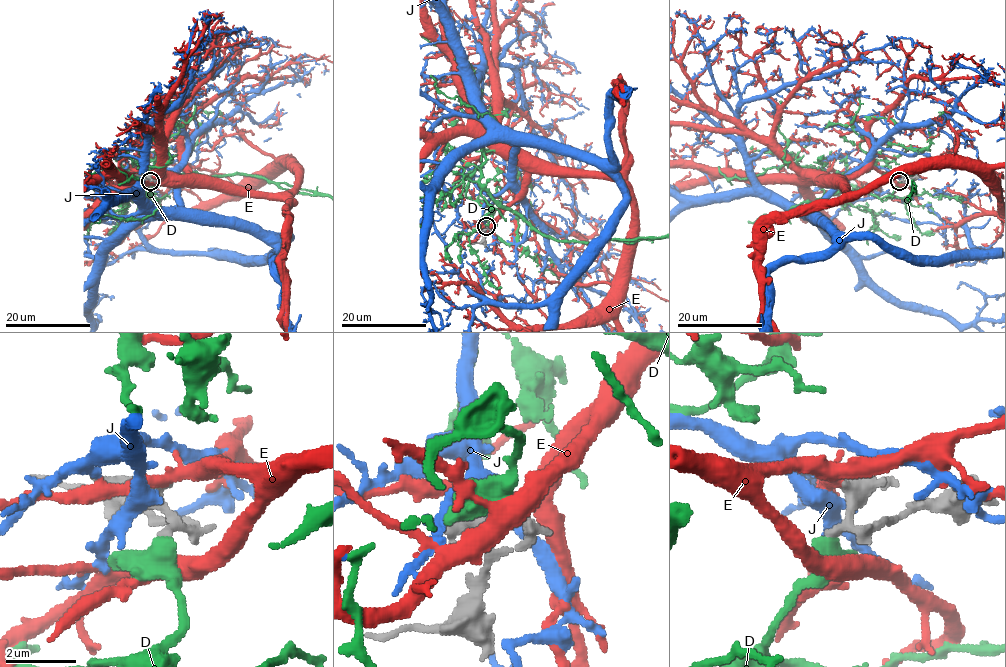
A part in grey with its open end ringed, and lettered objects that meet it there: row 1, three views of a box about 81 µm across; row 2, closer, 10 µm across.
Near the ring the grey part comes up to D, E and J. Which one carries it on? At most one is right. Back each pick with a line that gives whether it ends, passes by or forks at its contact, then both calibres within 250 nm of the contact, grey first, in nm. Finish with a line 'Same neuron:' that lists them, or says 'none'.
D: it passes by; 200 nm thick on the grey side, 480 nm on the other
Same neuron: D

